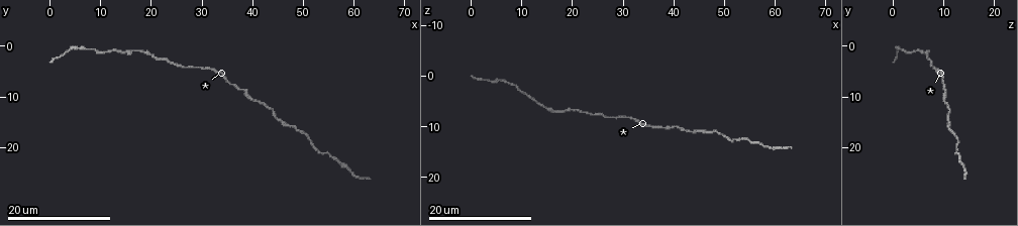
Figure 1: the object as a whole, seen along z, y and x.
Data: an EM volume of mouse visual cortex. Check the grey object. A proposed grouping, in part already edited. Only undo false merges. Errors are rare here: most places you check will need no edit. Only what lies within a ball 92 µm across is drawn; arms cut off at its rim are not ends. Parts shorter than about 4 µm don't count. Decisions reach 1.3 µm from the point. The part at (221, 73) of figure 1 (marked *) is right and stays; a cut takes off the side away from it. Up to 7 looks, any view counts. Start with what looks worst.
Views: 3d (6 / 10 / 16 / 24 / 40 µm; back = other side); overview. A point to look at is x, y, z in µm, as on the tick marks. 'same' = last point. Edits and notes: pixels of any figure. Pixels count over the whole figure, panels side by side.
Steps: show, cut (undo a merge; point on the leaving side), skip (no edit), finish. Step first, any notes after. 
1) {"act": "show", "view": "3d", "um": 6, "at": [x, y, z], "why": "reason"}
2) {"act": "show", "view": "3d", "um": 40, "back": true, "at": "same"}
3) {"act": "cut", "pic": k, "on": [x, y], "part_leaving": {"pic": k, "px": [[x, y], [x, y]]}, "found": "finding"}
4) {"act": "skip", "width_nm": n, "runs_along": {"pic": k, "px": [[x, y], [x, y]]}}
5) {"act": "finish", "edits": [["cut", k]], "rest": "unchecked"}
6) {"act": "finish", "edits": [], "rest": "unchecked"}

{"act": "show", "view": "3d", "um": 16, "at": [39.5, 10.5, 10.5], "why": "sudden change in width"}

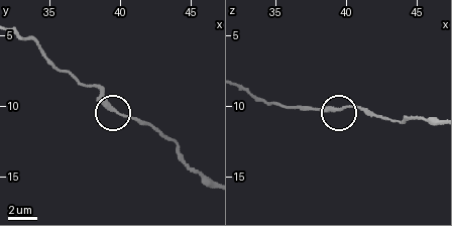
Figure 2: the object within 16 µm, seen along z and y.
{"act": "show", "view": "3d", "um": 6, "at": [39.2, 10.0, 10.4], "why": "zoom in"}

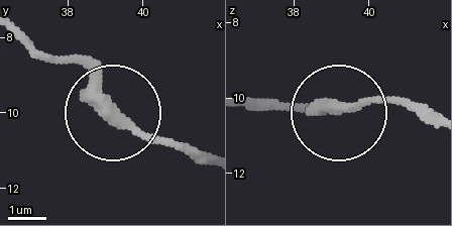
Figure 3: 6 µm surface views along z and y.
{"act": "skip", "width_nm": 270, "runs_along": {"pic": 3, "px": [[24, 39], [83, 69], [111, 117], [205, 161]]}, "found": "continuous, no second cell"}

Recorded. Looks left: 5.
{"act": "show", "view": "3d", "um": 16, "at": [6.5, 1.0, 1.0], "why": "sudden change in width"}

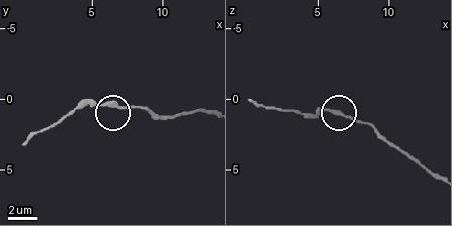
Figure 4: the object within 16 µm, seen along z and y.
{"act": "show", "view": "3d", "um": 6, "at": [6.8, 0.4, 1.2], "why": "zoom in"}

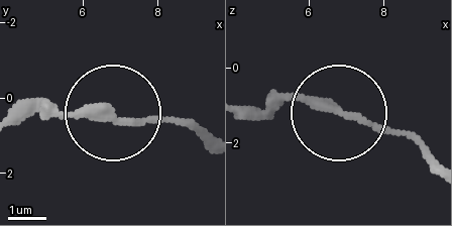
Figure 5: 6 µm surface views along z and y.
{"act": "skip", "runs_along": {"pic": 5, "px": [[204, 137], [175, 121], [107, 112], [20, 112]]}, "found": "continuous, no second cell"}

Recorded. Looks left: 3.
{"act": "show", "view": "3d", "um": 24, "at": [32.5, 4.5, 9.0], "why": "thick turns thin"}

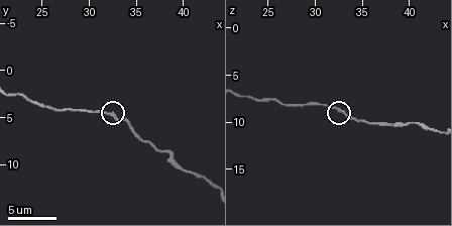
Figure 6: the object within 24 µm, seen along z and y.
{"act": "show", "view": "3d", "um": 6, "at": [32.4, 4.6, 8.4], "why": "closer look"}

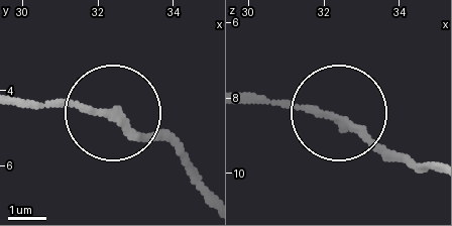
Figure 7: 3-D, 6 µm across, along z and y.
{"act": "skip", "width_nm": 200, "runs_along": {"pic": 7, "px": [[161, 137], [78, 108], [20, 105]]}, "found": "all the same cell"}

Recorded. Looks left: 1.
{"act": "finish", "edits": [], "rest": "unchecked"}

